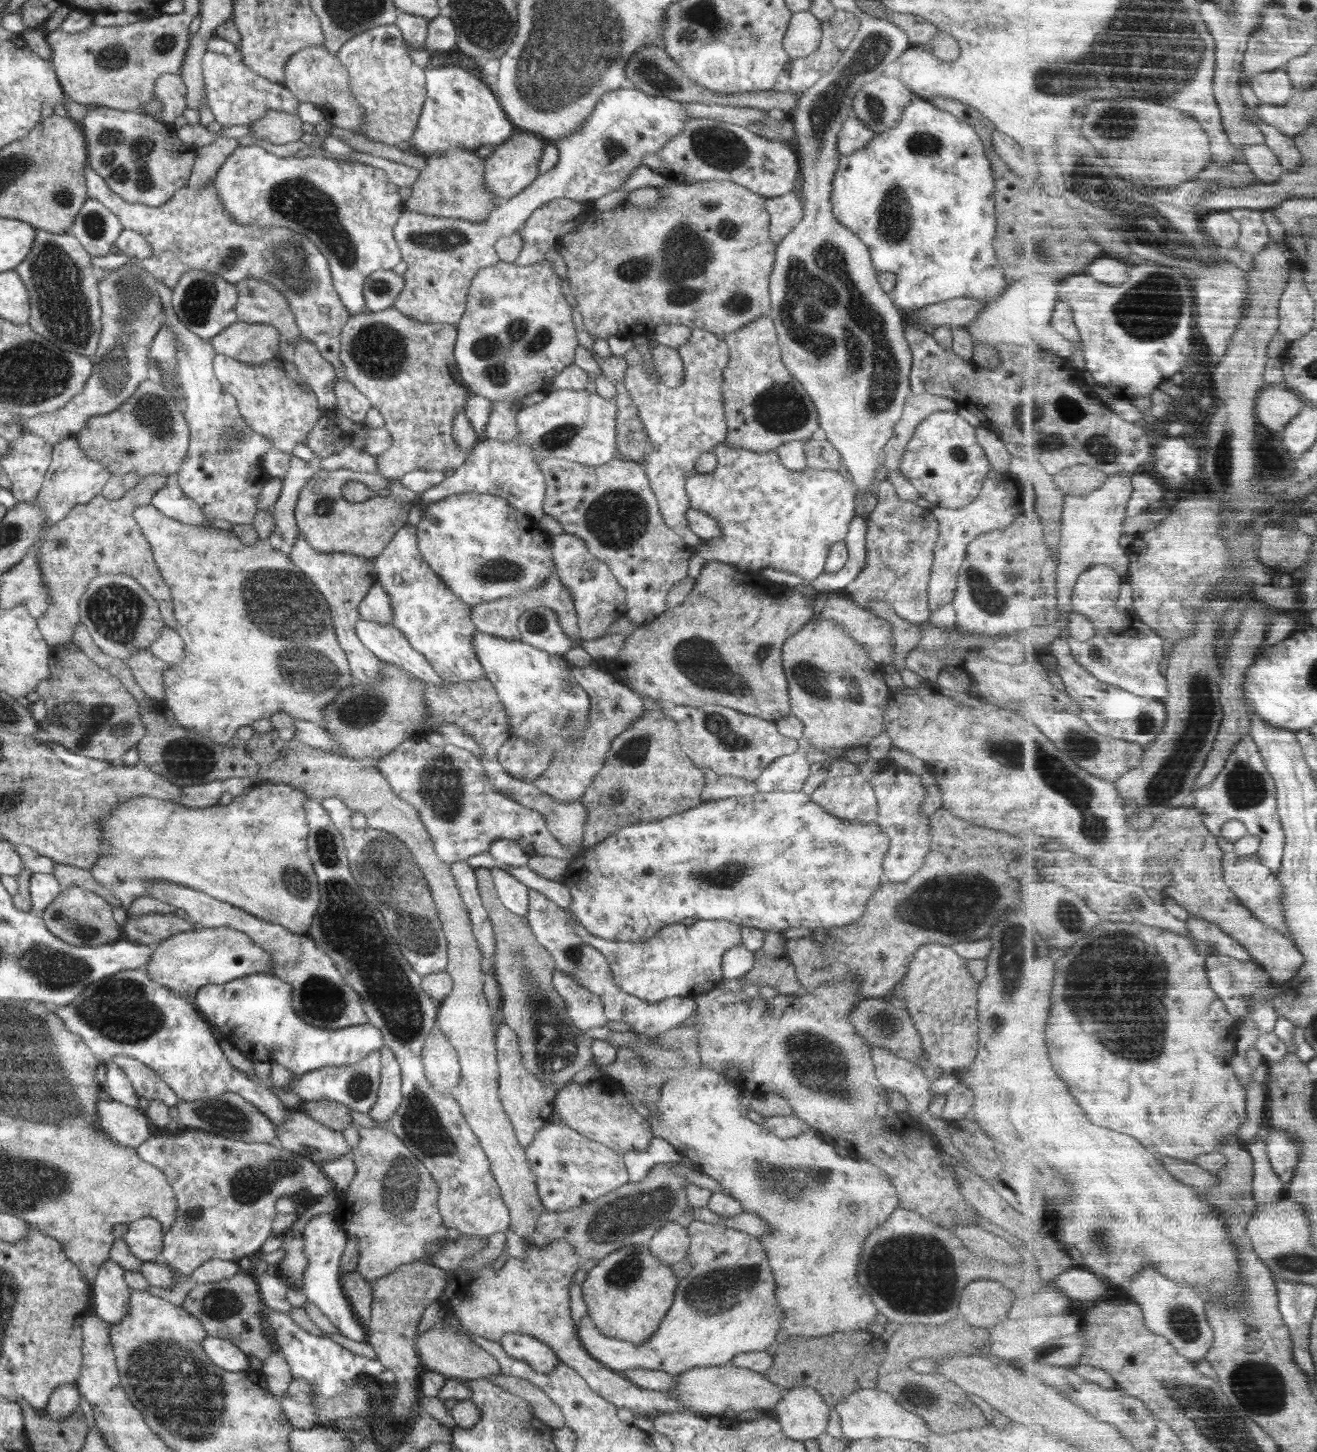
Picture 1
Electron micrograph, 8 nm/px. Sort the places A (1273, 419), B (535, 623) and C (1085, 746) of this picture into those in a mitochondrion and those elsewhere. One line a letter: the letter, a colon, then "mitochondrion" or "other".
A: other
B: mitochondrion
C: mitochondrion

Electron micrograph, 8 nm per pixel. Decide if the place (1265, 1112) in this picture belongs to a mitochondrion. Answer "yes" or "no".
no

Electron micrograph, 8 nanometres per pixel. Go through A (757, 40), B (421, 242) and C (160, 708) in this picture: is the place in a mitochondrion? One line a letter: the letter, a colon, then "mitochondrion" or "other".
A: mitochondrion
B: mitochondrion
C: other

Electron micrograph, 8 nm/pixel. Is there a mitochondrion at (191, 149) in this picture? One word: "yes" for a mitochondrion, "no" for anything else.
no

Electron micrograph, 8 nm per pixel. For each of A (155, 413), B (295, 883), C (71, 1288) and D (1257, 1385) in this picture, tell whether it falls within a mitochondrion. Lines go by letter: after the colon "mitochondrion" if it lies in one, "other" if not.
A: mitochondrion
B: mitochondrion
C: other
D: mitochondrion

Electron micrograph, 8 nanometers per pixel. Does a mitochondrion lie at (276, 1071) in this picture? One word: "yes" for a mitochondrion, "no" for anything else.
no

